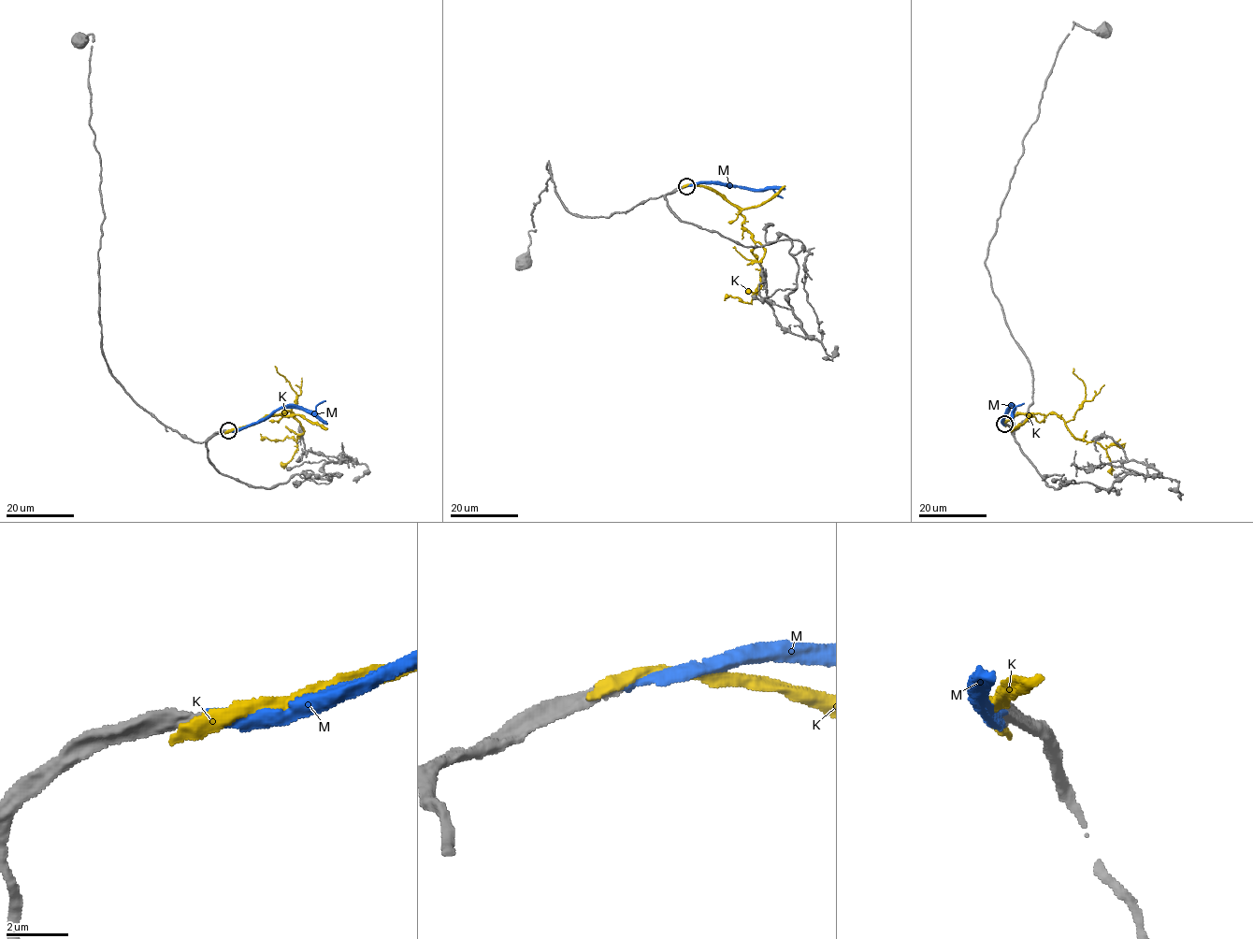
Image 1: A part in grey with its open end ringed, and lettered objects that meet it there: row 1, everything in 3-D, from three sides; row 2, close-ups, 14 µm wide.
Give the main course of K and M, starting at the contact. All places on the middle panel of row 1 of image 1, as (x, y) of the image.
K: (685, 185), (712, 188), (736, 207), (744, 218), (741, 225), (765, 252), (752, 301), (727, 296), (724, 300)
M: (686, 185), (721, 183), (748, 189), (772, 187), (783, 198)

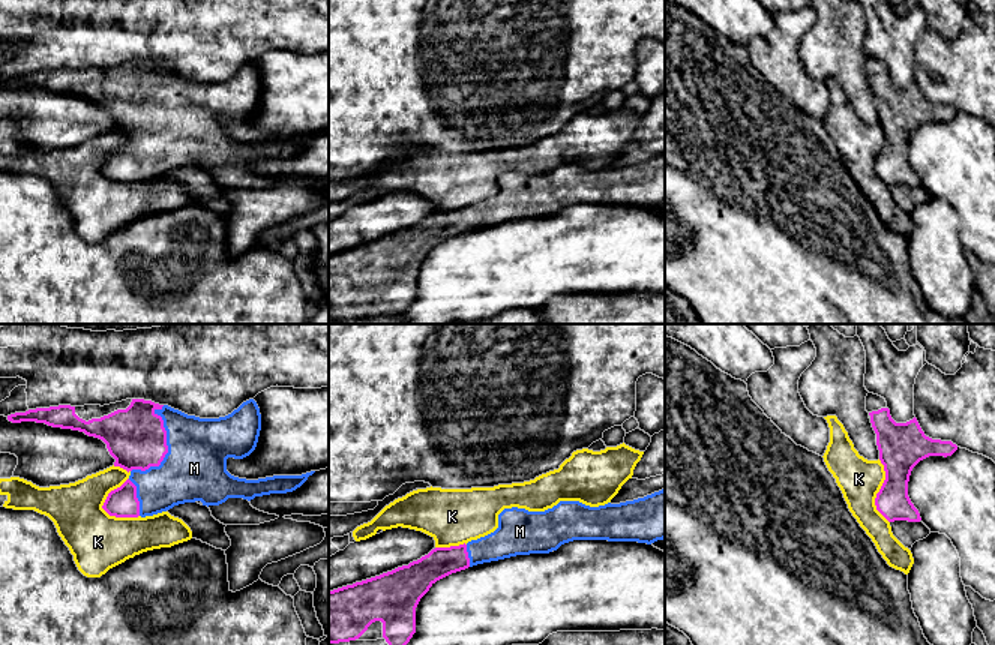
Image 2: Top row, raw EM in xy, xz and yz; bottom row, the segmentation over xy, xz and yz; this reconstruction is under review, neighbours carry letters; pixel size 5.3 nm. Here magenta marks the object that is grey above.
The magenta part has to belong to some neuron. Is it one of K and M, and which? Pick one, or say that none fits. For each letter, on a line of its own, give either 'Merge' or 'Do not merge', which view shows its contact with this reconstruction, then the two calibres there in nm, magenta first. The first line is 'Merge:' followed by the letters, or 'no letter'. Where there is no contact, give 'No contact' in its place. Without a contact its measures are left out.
Merge: M
K: Do not merge. Touches magenta in xy. Thickness 160 nm (magenta) against 300 nm
M: Merge. Touches magenta in xy. Thickness 320 nm (magenta) against 340 nm

